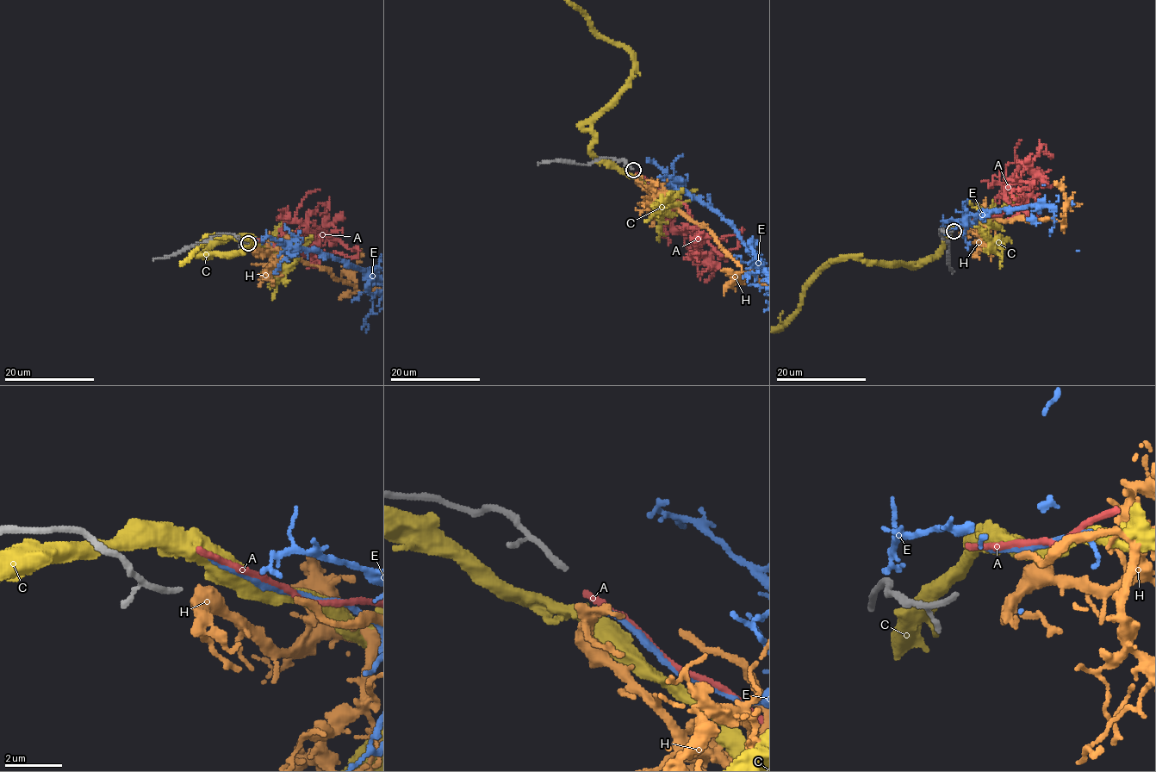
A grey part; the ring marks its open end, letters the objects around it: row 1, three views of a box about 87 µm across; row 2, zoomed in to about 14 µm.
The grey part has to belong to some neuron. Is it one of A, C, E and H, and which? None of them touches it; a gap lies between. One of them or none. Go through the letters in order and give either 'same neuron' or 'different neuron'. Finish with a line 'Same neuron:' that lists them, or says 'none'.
A: different neuron
C: different neuron
E: different neuron
H: same neuron
Same neuron: H

